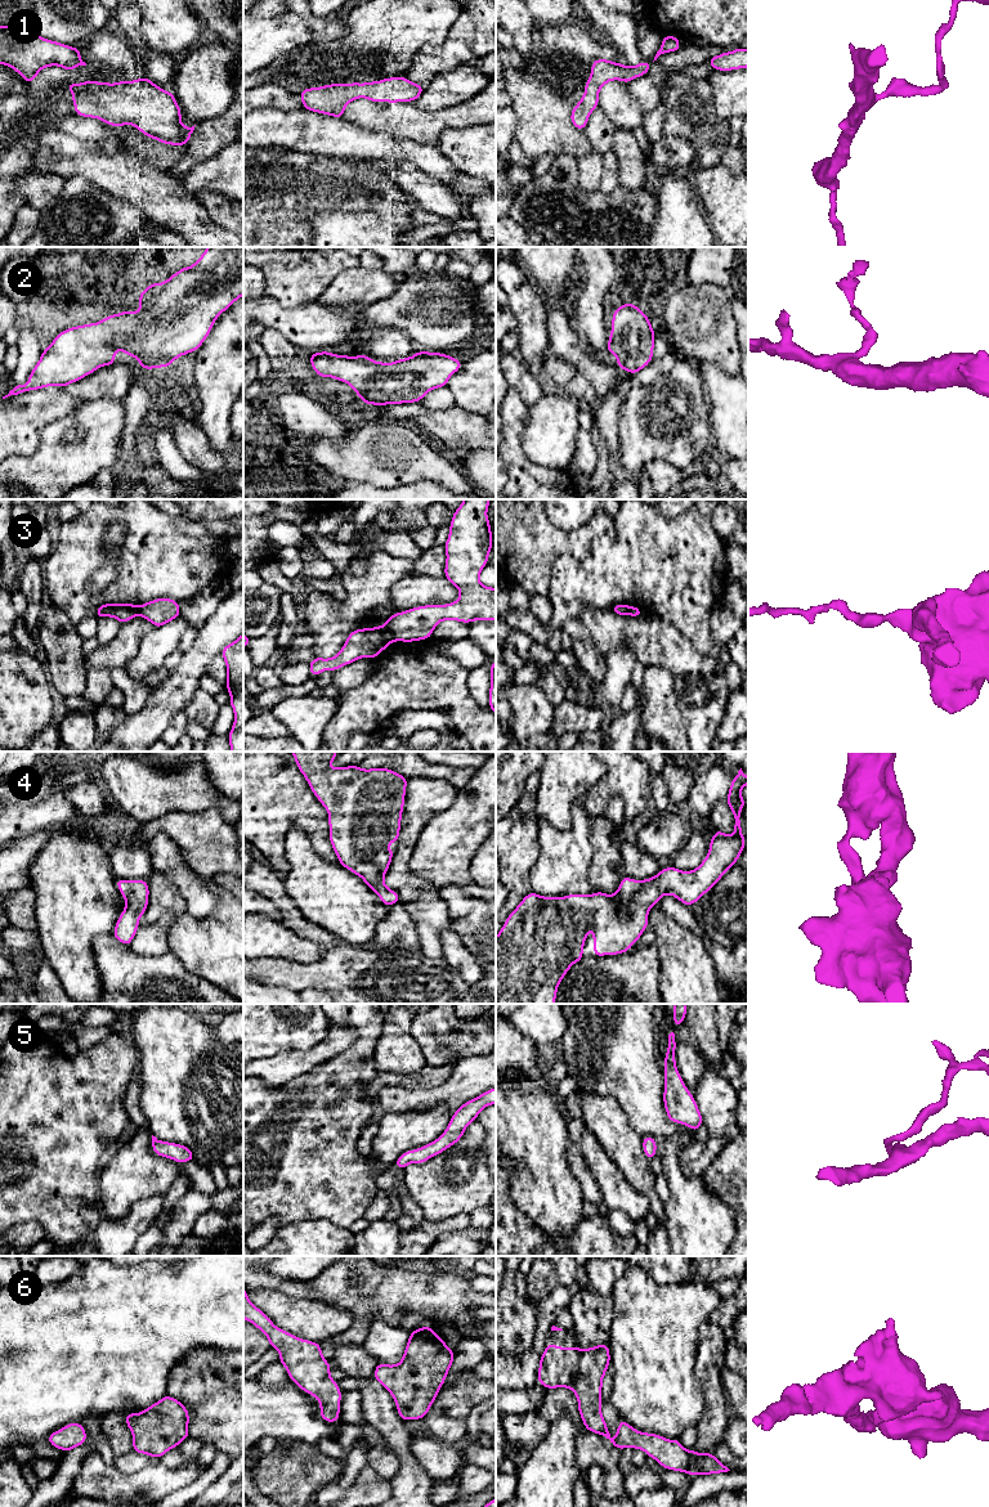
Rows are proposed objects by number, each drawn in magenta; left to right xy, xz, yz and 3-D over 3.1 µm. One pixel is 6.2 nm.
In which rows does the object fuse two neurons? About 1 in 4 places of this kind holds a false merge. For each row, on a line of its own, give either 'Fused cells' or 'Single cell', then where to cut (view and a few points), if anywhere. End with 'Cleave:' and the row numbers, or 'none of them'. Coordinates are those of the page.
1: Single cell. No split
2: Single cell. No split
3: Fused cells. Split along xz (384, 626), (395, 638)
4: Single cell. No split
5: Single cell. No split
6: Single cell. No split
Cleave: 3

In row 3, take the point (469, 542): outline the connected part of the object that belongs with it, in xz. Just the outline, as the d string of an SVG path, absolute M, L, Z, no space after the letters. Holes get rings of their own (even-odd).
M464 499L453 512L444 544L444 577L458 588L460 598L447 605L424 605L391 614L385 627L397 641L428 640L439 622L496 622L496 588L483 586L479 574L488 565L492 530L487 516L491 499Z

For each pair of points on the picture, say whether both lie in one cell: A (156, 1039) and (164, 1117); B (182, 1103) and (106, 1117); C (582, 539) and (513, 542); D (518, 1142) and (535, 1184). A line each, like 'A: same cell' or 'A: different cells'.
A: same cell
B: different cells
C: same cell
D: same cell

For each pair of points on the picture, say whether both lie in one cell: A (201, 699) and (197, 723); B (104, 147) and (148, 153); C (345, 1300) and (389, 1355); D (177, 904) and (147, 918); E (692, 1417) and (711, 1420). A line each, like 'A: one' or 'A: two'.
A: one
B: two
C: two
D: one
E: two

